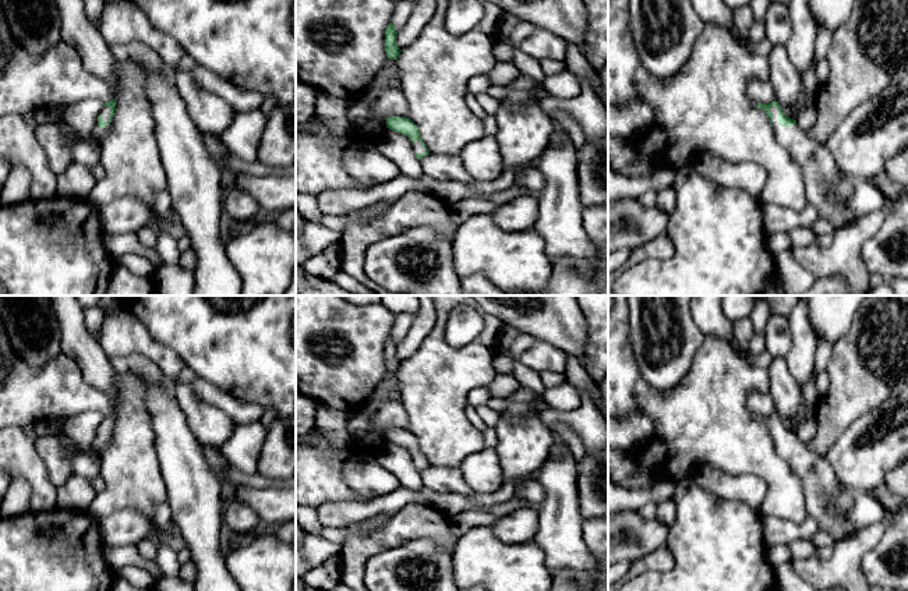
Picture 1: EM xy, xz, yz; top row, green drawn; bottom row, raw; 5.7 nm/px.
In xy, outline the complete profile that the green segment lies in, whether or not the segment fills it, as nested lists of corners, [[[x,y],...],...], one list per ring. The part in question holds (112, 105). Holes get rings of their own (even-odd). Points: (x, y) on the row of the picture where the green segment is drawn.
[[[116,99],[109,103],[105,103],[105,106],[98,117],[98,125],[93,128],[93,137],[95,137],[96,142],[107,131],[107,128],[112,123],[112,118],[114,116],[114,110],[116,110]]]

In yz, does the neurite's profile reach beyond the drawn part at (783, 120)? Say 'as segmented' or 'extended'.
extended

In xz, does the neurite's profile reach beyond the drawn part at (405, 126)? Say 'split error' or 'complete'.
split error

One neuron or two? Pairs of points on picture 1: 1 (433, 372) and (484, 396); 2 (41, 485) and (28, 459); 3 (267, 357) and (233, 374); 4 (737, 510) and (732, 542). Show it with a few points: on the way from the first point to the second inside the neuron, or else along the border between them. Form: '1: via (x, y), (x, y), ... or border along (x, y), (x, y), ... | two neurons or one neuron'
1: border along (486, 386), (473, 389), (466, 403) | two neurons
2: via (38, 478), (28, 466) | one neuron
3: via (258, 357), (250, 357), (241, 365) | one neuron
4: via (735, 519), (732, 534) | one neuron

